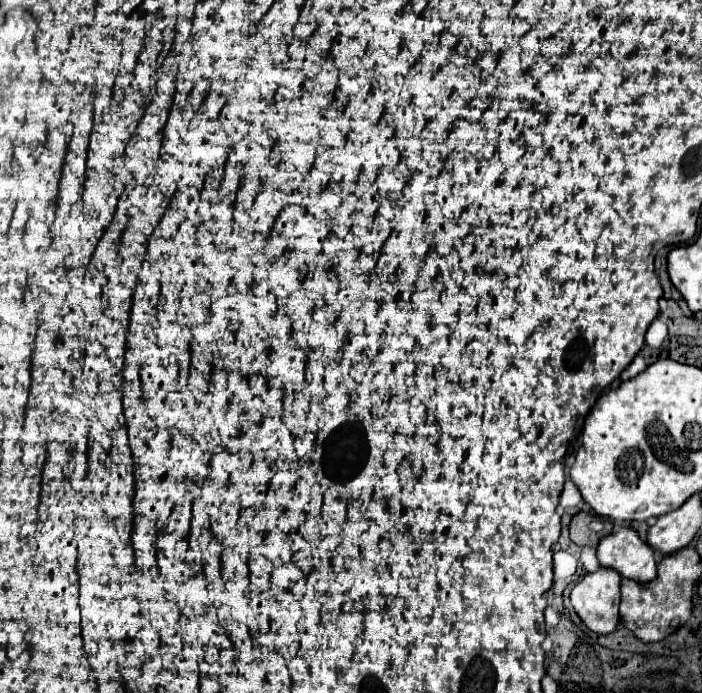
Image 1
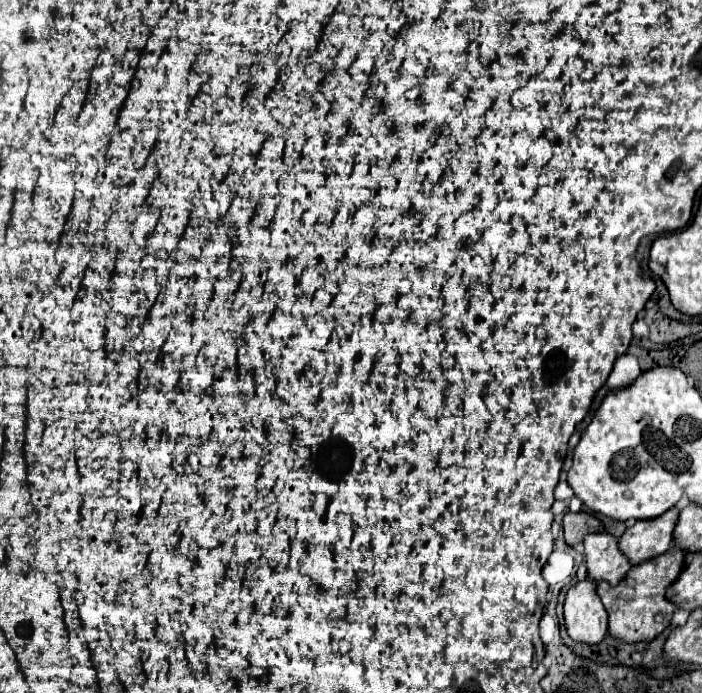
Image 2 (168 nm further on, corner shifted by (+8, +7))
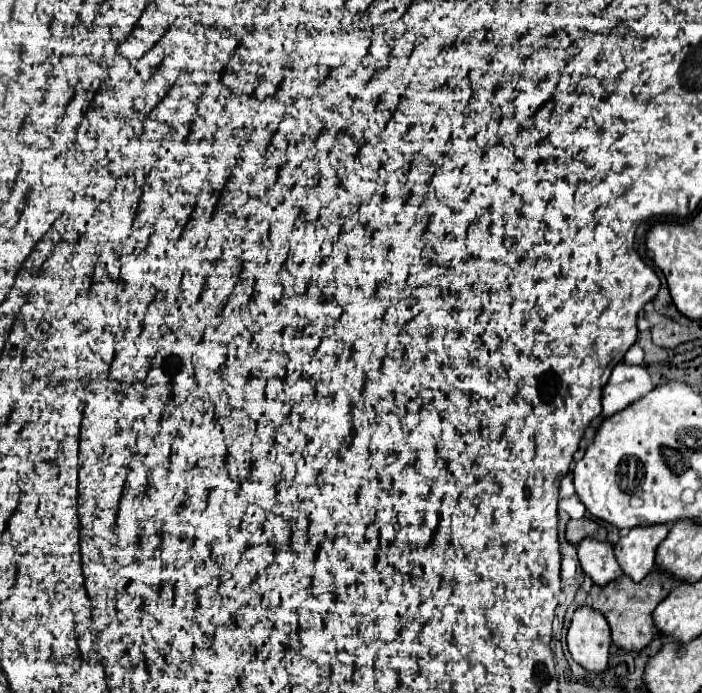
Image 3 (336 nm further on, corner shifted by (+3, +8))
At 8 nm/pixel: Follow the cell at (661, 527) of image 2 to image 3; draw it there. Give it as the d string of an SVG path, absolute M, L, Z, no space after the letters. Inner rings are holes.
M646 525L626 531L614 547L616 559L632 581L642 581L656 561L656 549L668 535L668 525Z

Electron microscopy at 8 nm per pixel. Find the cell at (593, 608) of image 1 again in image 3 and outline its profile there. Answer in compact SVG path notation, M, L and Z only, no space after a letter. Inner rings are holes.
M588 605L578 607L568 627L568 651L574 661L592 673L602 673L608 669L610 645L610 625L606 617Z

